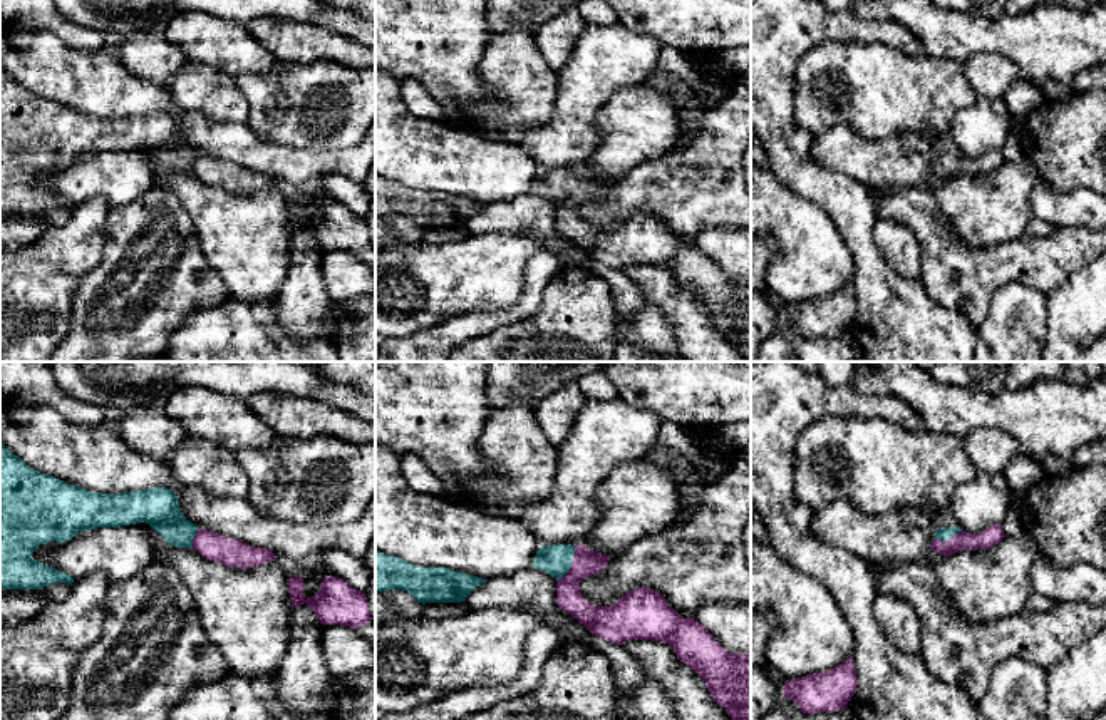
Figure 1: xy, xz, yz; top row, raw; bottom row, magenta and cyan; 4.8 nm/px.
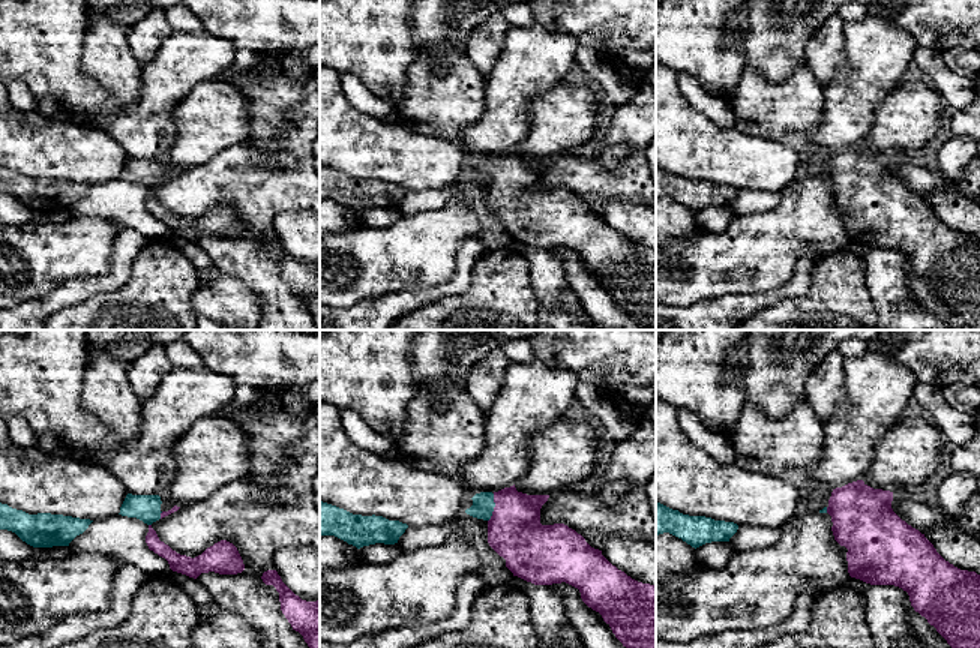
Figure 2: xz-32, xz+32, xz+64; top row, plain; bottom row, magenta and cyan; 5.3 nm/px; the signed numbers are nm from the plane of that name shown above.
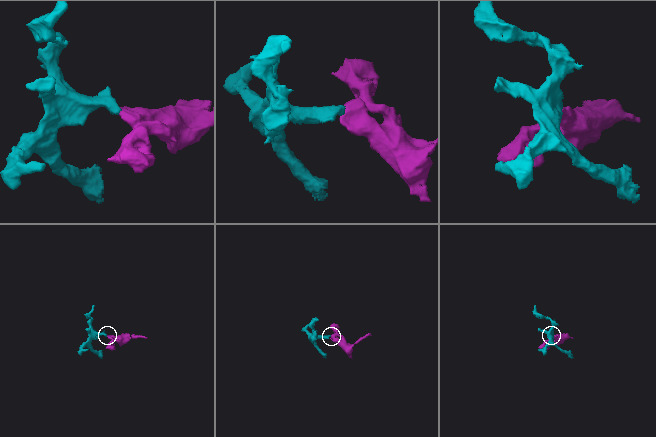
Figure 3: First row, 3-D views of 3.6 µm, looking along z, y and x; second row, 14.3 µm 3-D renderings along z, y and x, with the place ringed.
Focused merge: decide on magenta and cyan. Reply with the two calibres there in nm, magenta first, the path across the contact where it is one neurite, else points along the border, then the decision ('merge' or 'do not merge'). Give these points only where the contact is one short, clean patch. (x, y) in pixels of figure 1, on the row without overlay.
130/150 nm | across xz (585, 188), (572, 190), (555, 185) | merge

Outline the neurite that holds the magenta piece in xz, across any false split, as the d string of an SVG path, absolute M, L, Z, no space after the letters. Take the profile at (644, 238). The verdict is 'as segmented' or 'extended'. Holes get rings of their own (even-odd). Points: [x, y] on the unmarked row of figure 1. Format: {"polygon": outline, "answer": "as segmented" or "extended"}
{"polygon": "M583 167L541 171L533 191L556 204L558 231L578 244L592 260L623 270L628 265L669 268L682 288L705 306L716 328L751 362L751 278L727 278L694 243L680 241L665 223L638 213L615 229L587 228L580 208L600 198L612 181L588 174Z", "answer": "extended"}

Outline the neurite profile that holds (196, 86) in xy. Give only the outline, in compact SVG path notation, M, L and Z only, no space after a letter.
M189 60L171 80L169 92L183 111L198 111L211 122L248 122L248 102L233 75Z

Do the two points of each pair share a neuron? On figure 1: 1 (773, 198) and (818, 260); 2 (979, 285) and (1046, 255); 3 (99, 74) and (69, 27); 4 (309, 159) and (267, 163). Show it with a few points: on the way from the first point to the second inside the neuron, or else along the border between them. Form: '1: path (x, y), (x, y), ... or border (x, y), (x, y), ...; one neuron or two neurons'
1: path (783, 213), (808, 238), (810, 245); one neuron
2: path (996, 268), (1006, 262), (1029, 260); one neuron
3: border (49, 32), (79, 49), (101, 51); two neurons
4: path (299, 163), (277, 163); one neuron

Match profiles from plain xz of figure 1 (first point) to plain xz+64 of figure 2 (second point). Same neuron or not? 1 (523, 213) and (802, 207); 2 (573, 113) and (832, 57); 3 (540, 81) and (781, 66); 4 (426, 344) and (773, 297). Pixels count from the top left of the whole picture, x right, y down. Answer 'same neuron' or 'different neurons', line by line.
1: different neurons
2: different neurons
3: different neurons
4: same neuron

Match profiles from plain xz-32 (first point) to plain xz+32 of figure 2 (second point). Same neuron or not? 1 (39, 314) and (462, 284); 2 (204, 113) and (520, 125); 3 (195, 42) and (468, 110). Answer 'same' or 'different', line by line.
1: same
2: different
3: different

